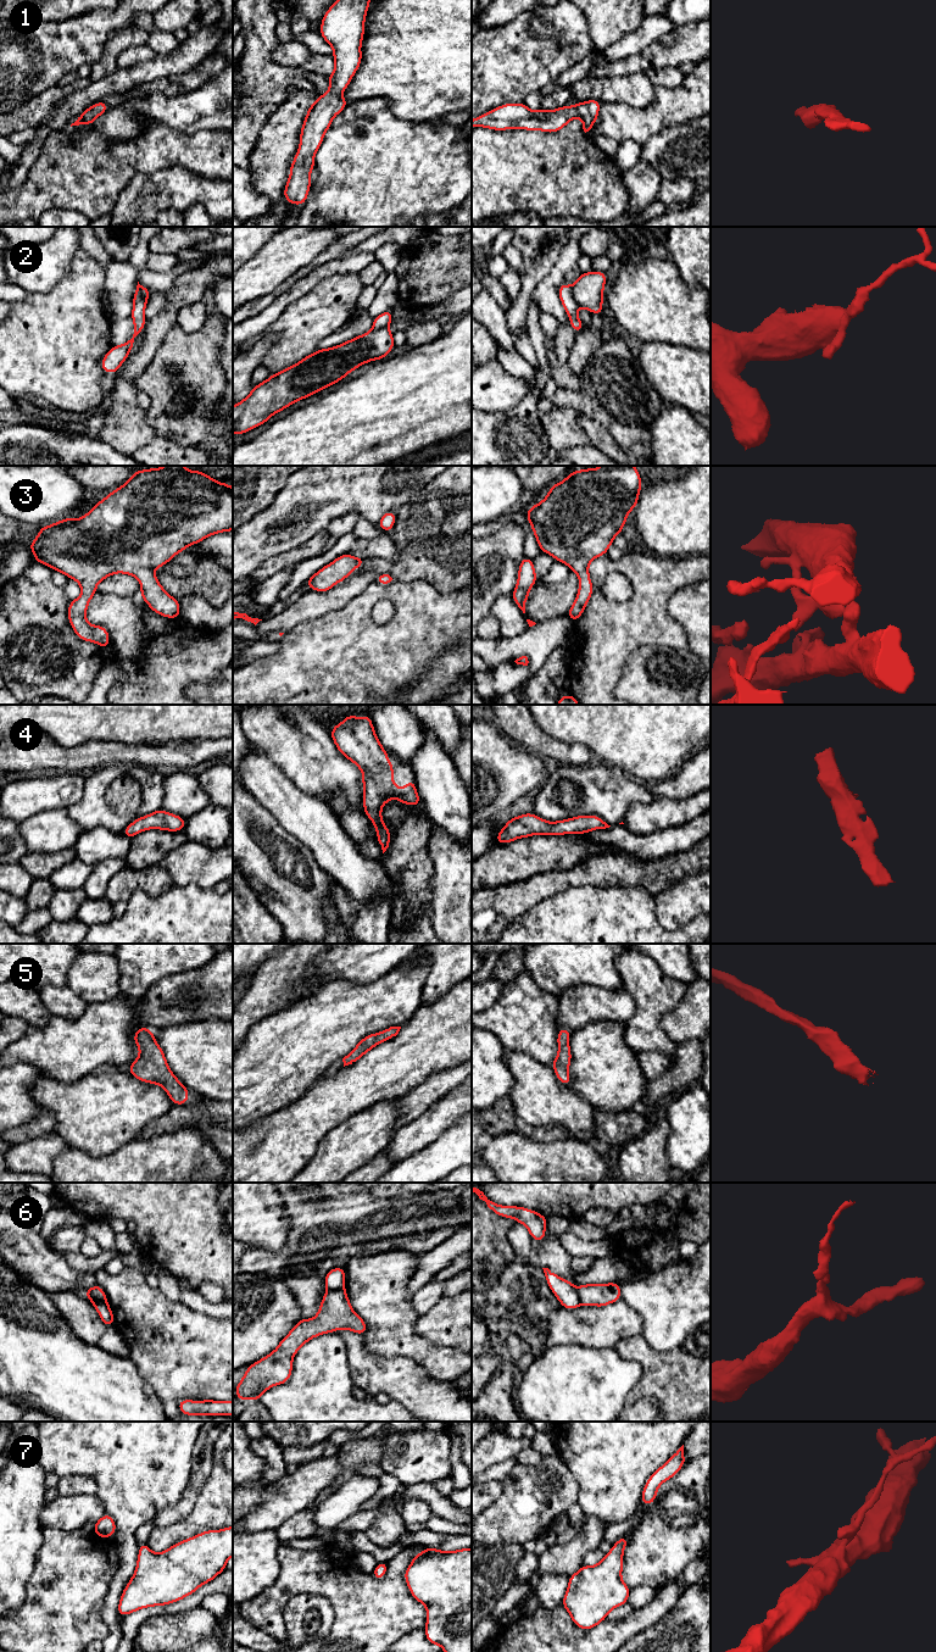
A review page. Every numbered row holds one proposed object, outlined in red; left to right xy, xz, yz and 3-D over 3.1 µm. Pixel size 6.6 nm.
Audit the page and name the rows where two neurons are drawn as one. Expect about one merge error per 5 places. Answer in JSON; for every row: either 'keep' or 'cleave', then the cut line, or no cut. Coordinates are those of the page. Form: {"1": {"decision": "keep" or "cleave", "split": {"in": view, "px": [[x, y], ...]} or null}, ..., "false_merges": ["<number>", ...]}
{"1": {"decision": "keep", "split": null}, "2": {"decision": "cleave", "split": {"in": "yz", "px": [[570, 287], [572, 295], [579, 306]]}}, "3": {"decision": "keep", "split": null}, "4": {"decision": "keep", "split": null}, "5": {"decision": "keep", "split": null}, "6": {"decision": "cleave", "split": {"in": "xy", "px": [[90, 1300], [106, 1302]]}}, "7": {"decision": "keep", "split": null}, "false_merges": ["2", "6"]}

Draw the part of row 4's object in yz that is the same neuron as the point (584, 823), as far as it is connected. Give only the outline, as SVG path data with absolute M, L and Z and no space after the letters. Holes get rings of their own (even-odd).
M524 813L512 817L498 831L495 844L507 844L519 838L531 835L564 835L564 834L586 834L596 829L609 828L598 816L576 816L564 821L547 822L535 813Z

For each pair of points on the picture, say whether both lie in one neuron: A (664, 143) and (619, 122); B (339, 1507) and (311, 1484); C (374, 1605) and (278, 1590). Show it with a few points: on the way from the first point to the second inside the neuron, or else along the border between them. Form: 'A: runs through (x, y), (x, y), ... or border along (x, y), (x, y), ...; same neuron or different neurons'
A: border along (678, 123), (666, 127), (641, 146); different neurons
B: border along (312, 1503), (306, 1508); different neurons
C: runs through (350, 1591), (343, 1584), (302, 1584); same neuron

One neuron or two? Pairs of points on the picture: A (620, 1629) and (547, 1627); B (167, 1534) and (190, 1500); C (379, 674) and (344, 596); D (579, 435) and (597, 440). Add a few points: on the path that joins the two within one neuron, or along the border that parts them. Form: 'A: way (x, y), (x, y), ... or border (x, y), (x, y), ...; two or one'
A: way (602, 1637), (566, 1637); one
B: border (195, 1503), (183, 1519), (154, 1528); two
C: border (368, 584), (341, 607), (321, 615); two
D: border (578, 412), (578, 424), (590, 443); two

